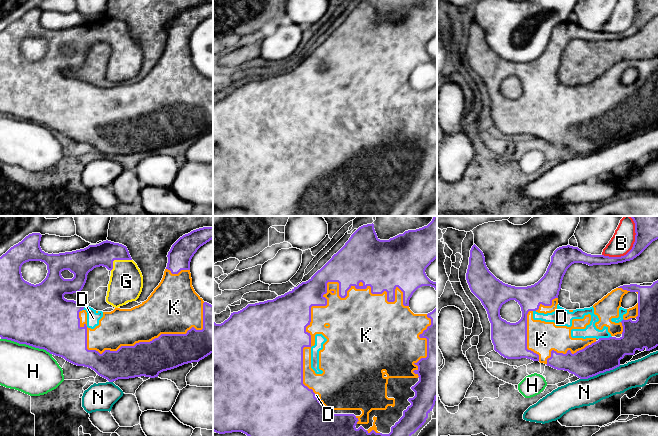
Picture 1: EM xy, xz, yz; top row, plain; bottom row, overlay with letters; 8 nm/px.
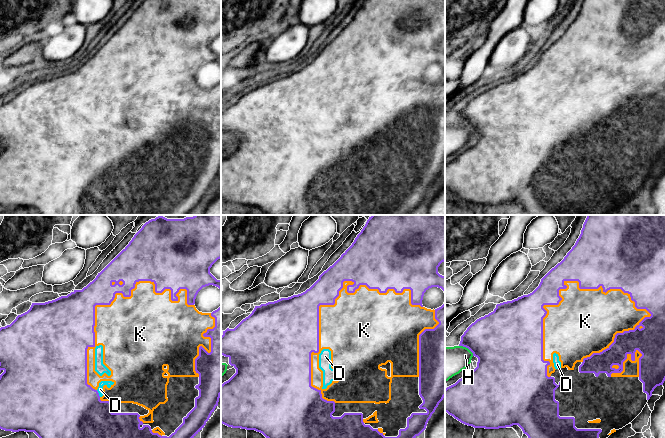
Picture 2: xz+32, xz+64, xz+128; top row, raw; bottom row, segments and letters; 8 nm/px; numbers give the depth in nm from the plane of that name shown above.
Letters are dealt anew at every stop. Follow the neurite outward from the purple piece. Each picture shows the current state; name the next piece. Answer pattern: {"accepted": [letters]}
{"accepted": []}

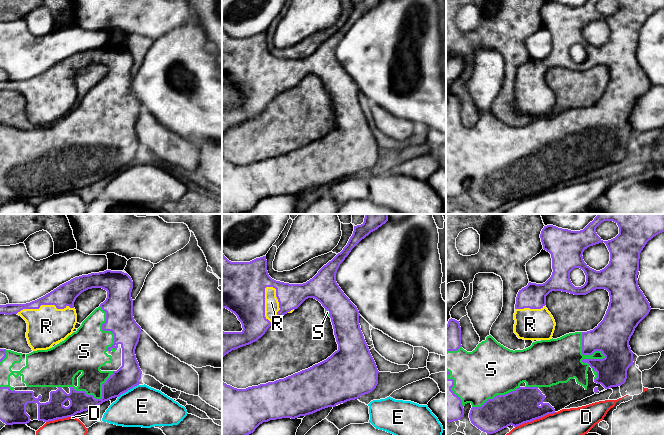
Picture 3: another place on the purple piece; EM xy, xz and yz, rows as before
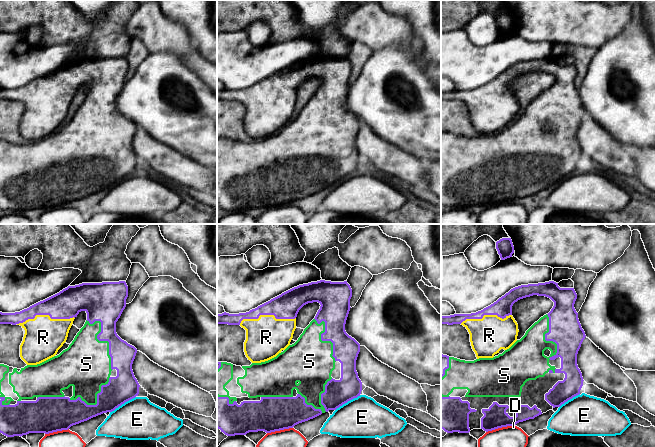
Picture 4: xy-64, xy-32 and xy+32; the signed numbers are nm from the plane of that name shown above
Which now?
{"accepted": []}

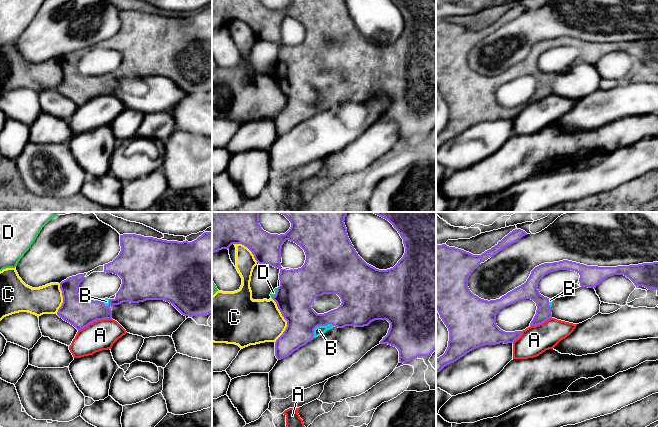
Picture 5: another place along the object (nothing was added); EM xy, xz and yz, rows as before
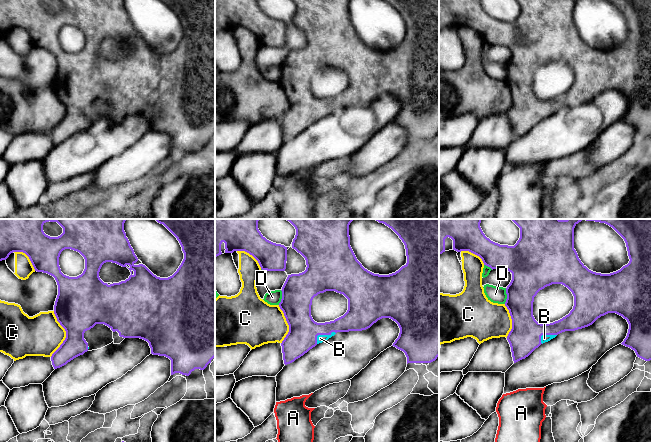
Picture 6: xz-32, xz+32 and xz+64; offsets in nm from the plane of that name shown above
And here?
{"accepted": ["B"]}

